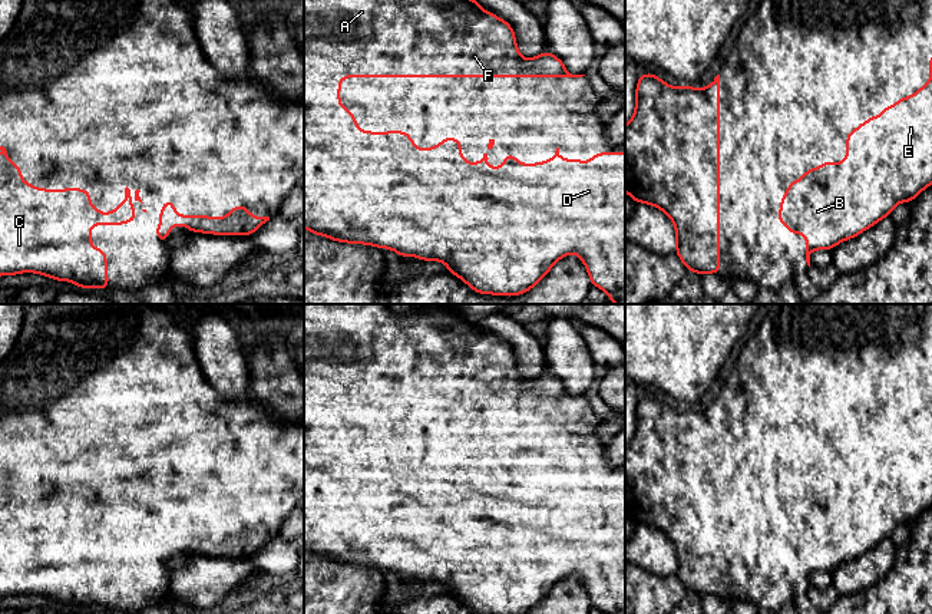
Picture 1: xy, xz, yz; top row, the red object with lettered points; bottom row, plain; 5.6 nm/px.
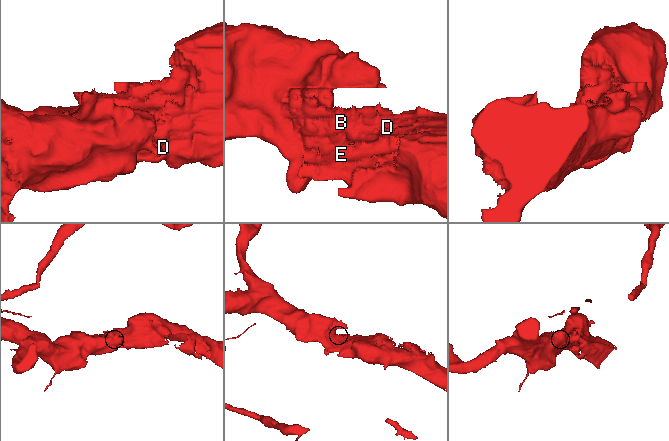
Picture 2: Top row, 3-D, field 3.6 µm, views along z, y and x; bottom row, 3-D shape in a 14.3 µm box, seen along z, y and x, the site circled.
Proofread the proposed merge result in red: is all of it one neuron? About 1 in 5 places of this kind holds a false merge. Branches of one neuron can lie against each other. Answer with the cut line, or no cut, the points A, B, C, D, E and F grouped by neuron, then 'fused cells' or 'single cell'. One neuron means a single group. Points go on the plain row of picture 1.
no cut | A B C D E F | single cell

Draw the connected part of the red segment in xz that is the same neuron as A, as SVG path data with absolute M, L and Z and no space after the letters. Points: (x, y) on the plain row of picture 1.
M304 304L304 549L313 557L323 557L337 564L364 565L389 570L400 578L417 578L422 582L434 581L447 587L476 614L526 614L533 610L549 591L565 577L576 575L588 595L591 607L605 614L625 614L625 473L599 473L589 478L588 485L579 481L564 481L556 469L551 482L522 485L509 473L499 489L489 488L488 475L475 485L462 478L460 458L453 462L447 455L437 468L420 471L413 465L409 453L360 452L356 438L348 429L340 426L343 399L582 399L565 390L564 383L545 372L526 380L516 366L512 347L480 329L482 323L469 320L463 313L449 304L427 304L397 316L389 304Z

